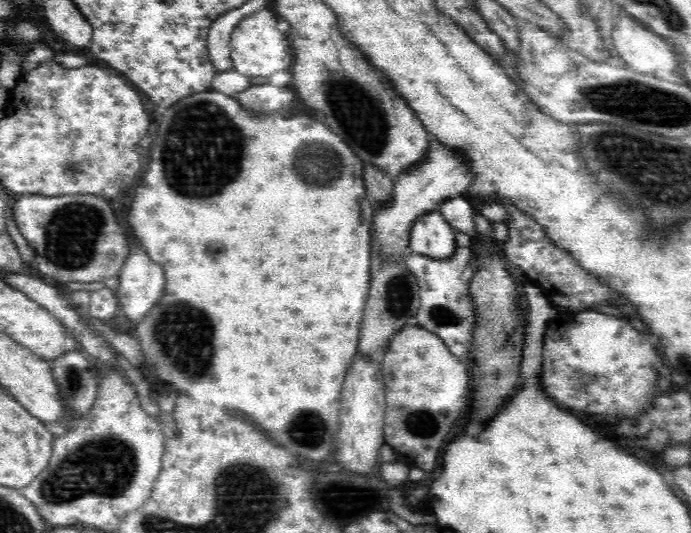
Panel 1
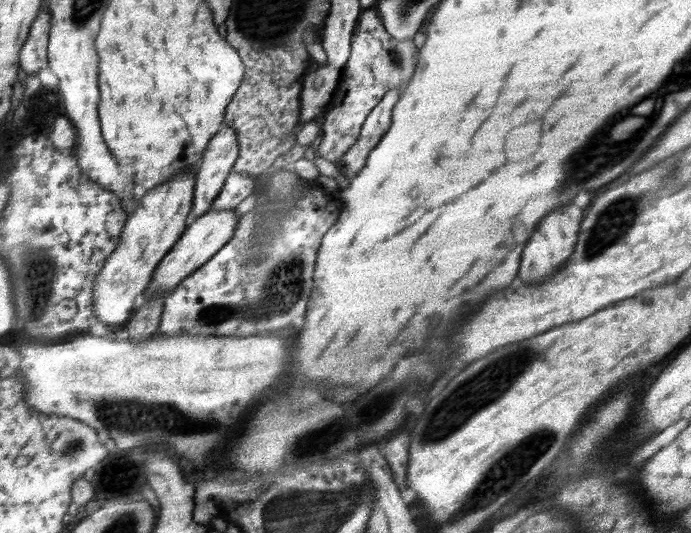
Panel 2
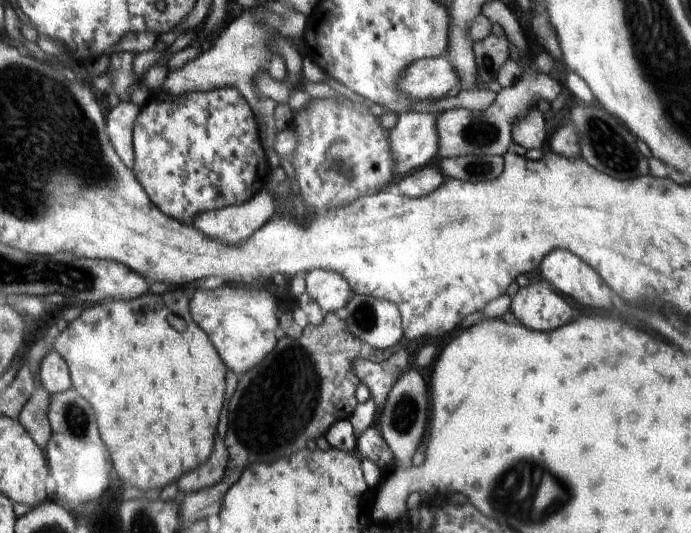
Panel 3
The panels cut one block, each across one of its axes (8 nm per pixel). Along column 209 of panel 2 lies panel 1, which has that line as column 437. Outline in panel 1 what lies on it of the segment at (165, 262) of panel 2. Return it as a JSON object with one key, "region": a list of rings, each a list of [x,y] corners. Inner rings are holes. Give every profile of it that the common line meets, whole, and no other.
{"region":[[[439,210],[424,214],[412,226],[409,253],[446,261],[455,256],[457,248],[456,232]]]}

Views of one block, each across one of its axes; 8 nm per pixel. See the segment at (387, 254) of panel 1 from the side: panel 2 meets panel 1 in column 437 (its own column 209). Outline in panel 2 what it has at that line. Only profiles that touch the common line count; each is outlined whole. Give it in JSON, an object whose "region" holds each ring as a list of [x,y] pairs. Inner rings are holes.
{"region":[[[223,126],[212,135],[196,175],[195,204],[190,221],[211,210],[227,182],[230,170],[234,170],[234,160],[238,160],[239,153],[239,136],[234,128]]]}

